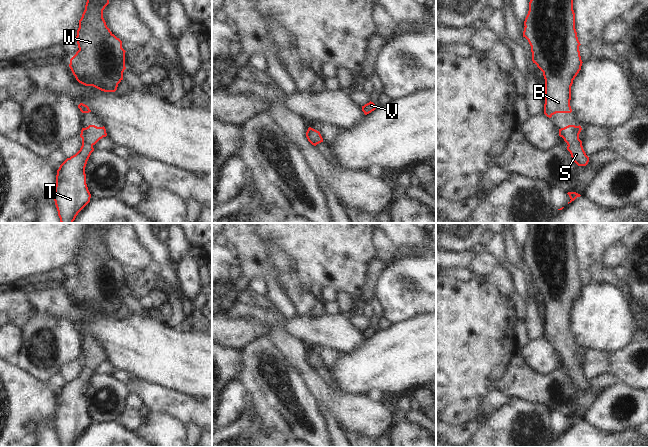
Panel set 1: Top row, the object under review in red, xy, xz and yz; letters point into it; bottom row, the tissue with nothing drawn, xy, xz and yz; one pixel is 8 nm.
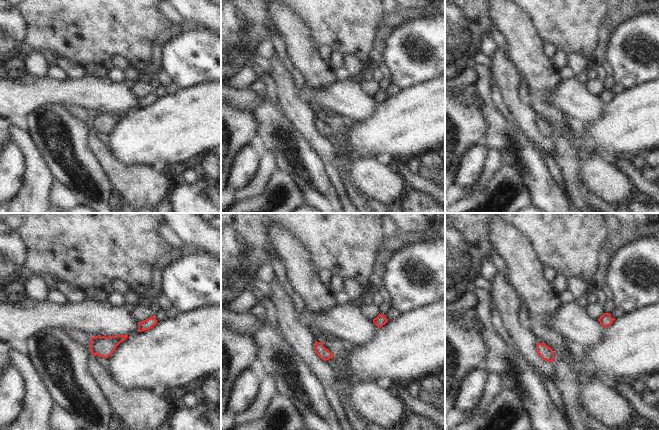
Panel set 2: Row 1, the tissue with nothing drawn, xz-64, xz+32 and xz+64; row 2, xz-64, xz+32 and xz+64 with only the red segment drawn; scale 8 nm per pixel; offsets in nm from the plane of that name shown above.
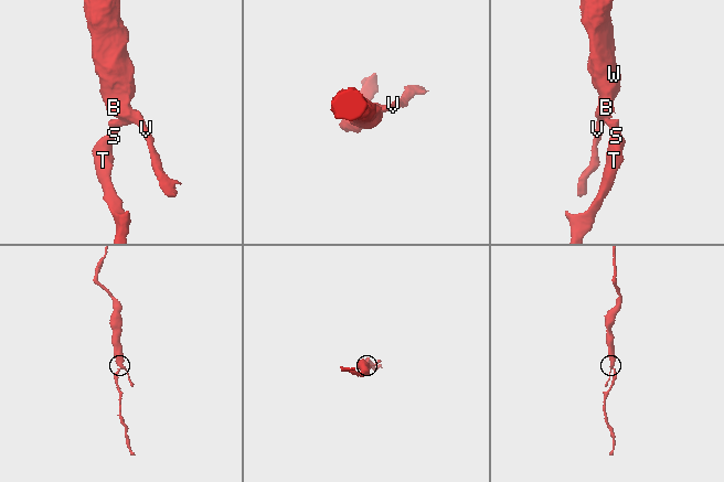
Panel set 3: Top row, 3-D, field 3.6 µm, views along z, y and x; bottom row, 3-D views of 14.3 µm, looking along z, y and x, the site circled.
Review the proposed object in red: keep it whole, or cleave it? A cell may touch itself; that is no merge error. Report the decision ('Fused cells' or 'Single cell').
Single cell

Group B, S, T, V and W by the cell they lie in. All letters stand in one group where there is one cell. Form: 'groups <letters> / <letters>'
groups B S T V W

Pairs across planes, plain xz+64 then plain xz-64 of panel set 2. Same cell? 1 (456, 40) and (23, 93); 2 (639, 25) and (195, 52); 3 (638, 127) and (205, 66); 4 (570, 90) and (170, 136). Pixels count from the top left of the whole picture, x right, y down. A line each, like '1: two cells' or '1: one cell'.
1: two cells
2: one cell
3: two cells
4: two cells

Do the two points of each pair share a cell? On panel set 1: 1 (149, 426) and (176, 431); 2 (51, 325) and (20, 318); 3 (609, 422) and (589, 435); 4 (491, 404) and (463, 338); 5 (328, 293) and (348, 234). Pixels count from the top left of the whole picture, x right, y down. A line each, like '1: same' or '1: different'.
1: same
2: different
3: different
4: different
5: different

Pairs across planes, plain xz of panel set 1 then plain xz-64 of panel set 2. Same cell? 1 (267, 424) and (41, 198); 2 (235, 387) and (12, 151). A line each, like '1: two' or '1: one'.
1: two
2: one

